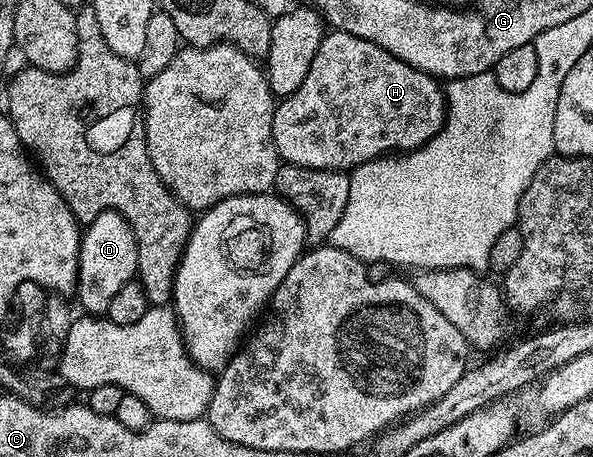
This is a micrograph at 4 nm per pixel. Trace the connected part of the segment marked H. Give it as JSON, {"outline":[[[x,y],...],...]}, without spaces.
{"outline":[[[331,30],[329,33],[323,34],[322,43],[316,49],[316,57],[312,57],[312,65],[308,65],[308,77],[304,77],[304,81],[300,81],[300,89],[296,89],[291,95],[285,96],[275,106],[272,137],[274,138],[274,148],[278,150],[279,160],[294,163],[297,167],[349,172],[361,163],[366,163],[369,159],[380,159],[387,153],[405,153],[415,151],[417,147],[423,147],[429,139],[436,137],[436,133],[442,130],[442,125],[445,122],[446,93],[443,84],[433,75],[400,61],[392,53],[388,53],[388,49],[380,49],[380,45],[376,45],[372,41],[352,37],[352,33]]]}

